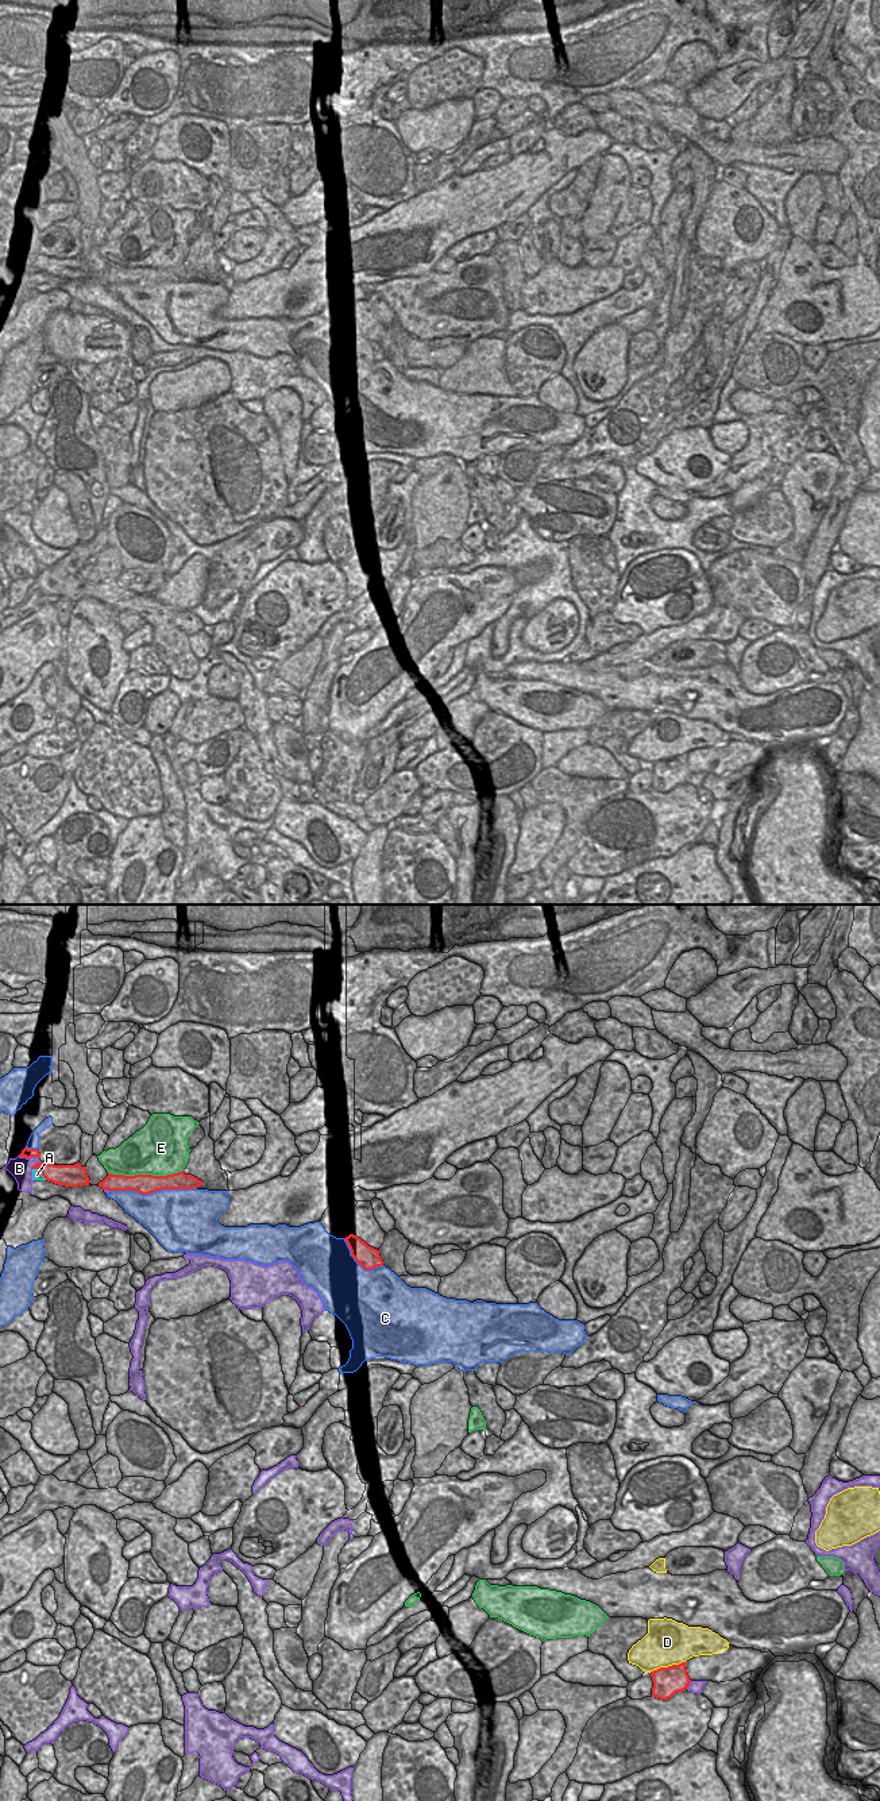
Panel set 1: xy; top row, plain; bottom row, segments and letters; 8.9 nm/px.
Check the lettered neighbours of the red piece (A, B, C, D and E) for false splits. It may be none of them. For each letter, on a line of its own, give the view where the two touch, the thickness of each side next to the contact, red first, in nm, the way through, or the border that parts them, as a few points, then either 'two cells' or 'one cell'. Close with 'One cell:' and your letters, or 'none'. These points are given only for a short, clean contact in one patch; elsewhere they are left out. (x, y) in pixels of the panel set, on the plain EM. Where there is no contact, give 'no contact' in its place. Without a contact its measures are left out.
A: meets red in xy; 190 nm thick on the red side, 100 nm on the other; border along xy (33, 261), (37, 261), (46, 272); two cells
B: meets red in xy; 90 nm thick on the red side, 200 nm on the other; two cells
C: meets red in xy; 180 nm thick on the red side, 460 nm on the other; two cells
D: meets red in xy; 260 nm thick on the red side, 400 nm on the other; two cells
E: meets red in xy; 180 nm thick on the red side, 460 nm on the other; two cells
One cell: none

